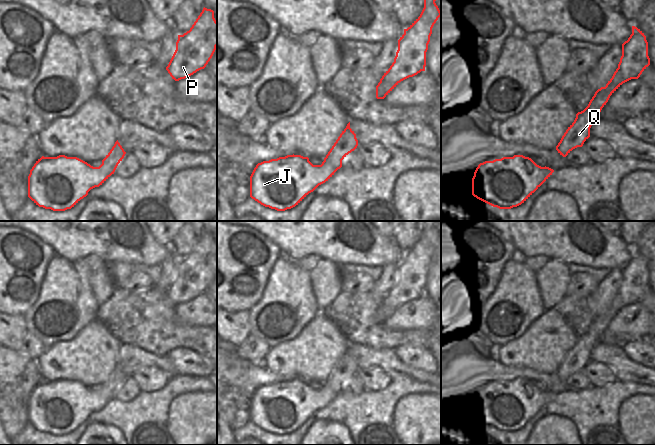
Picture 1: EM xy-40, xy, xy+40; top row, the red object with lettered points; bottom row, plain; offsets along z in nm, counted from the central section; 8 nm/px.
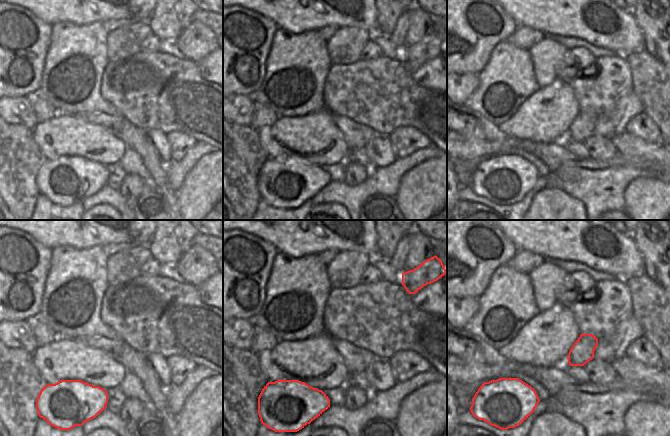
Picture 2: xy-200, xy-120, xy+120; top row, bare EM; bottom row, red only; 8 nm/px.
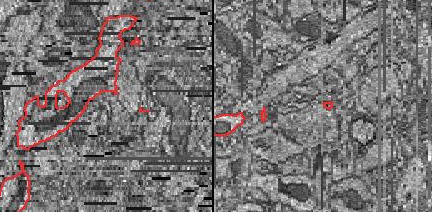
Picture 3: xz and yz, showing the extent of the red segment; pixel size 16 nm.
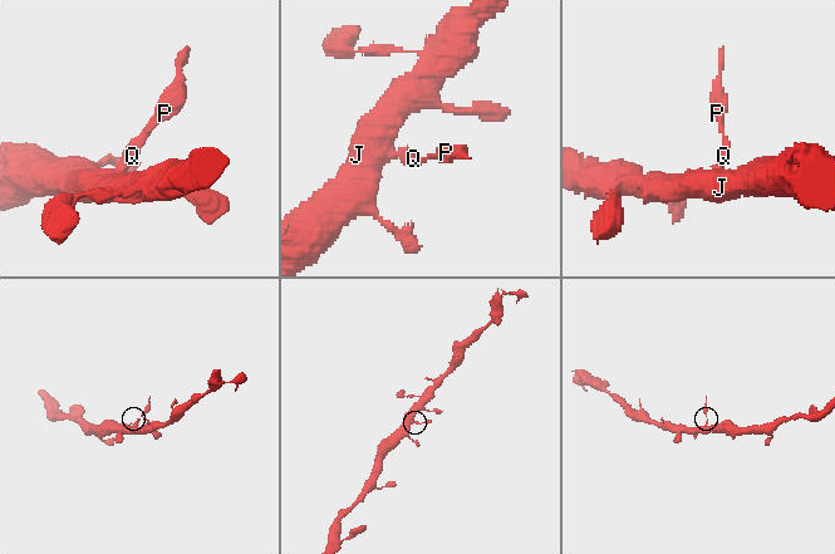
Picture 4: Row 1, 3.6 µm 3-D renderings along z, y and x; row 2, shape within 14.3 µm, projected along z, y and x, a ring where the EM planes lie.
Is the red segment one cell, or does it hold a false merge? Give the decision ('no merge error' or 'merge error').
merge error

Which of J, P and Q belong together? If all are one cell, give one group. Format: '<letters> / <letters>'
J / P Q

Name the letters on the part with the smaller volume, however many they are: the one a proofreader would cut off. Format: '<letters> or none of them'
P, Q

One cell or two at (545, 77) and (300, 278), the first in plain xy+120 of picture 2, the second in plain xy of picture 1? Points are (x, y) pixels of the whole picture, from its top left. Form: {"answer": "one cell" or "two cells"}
{"answer": "two cells"}

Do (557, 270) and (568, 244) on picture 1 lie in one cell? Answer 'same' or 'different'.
different

